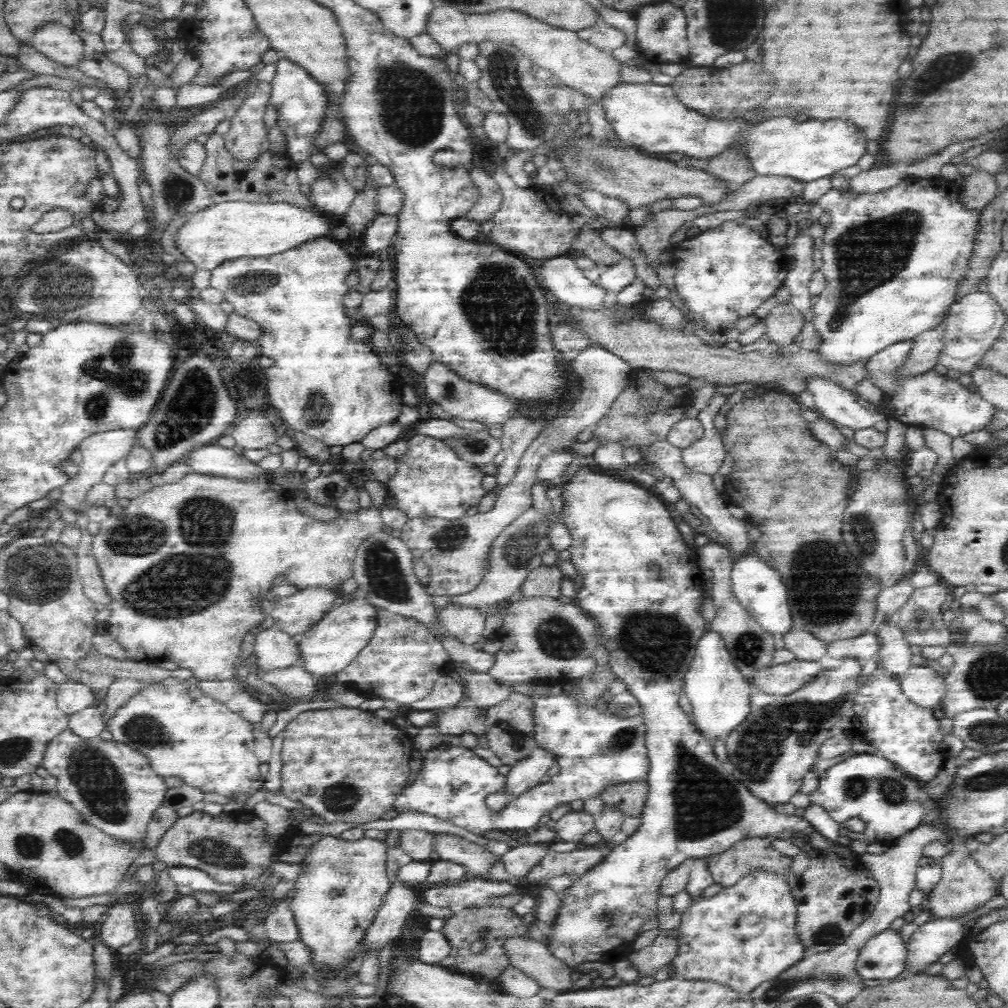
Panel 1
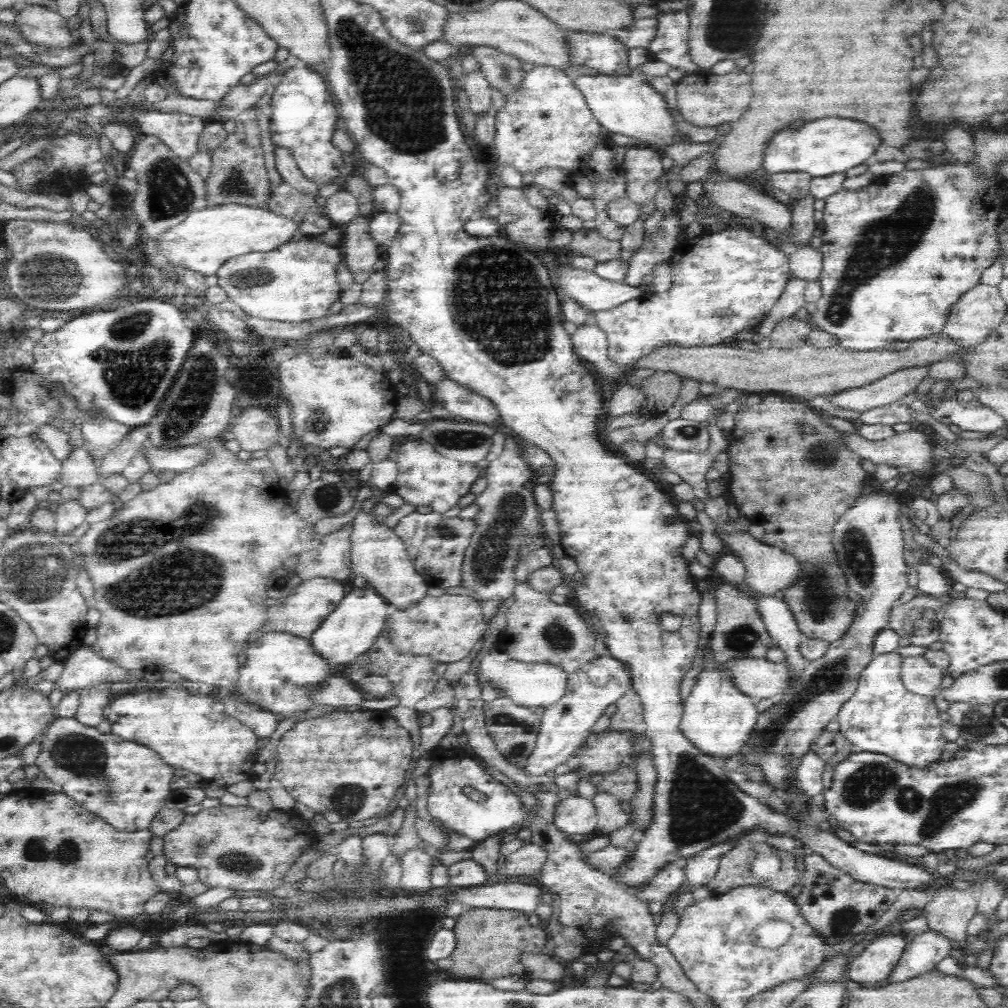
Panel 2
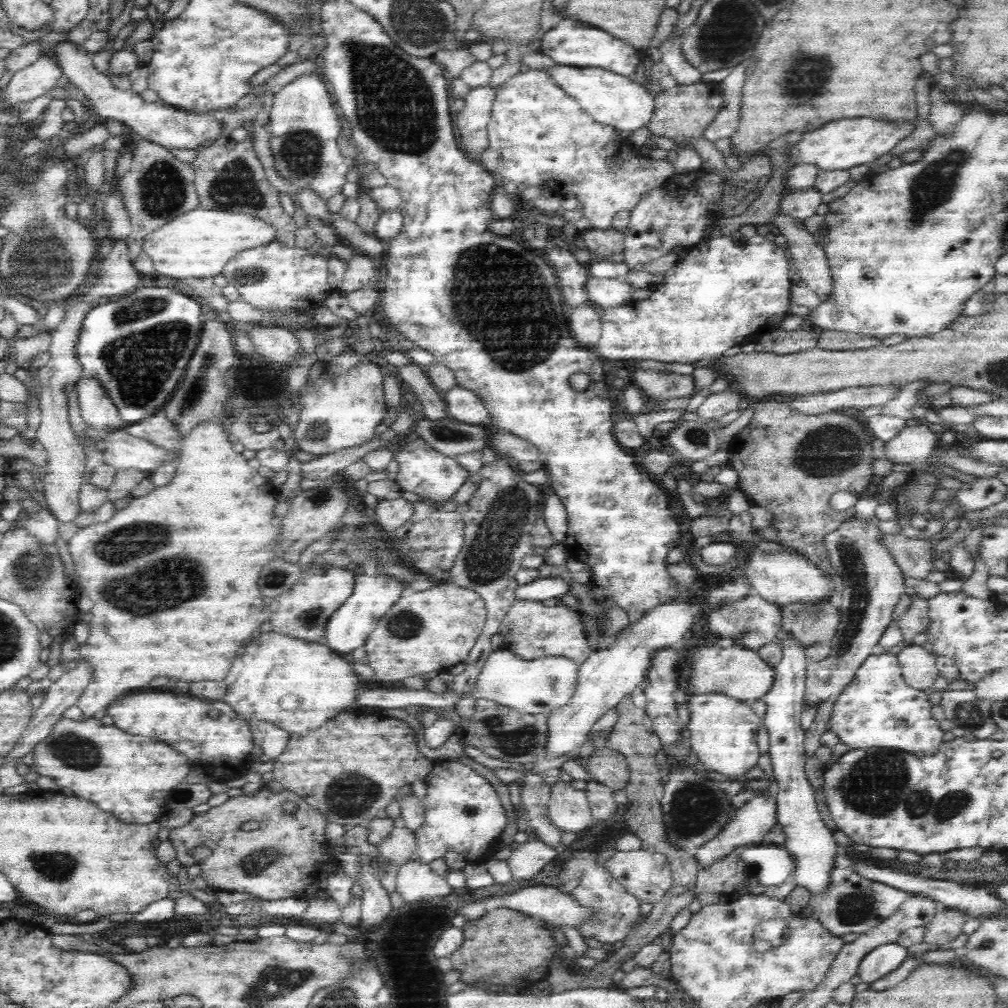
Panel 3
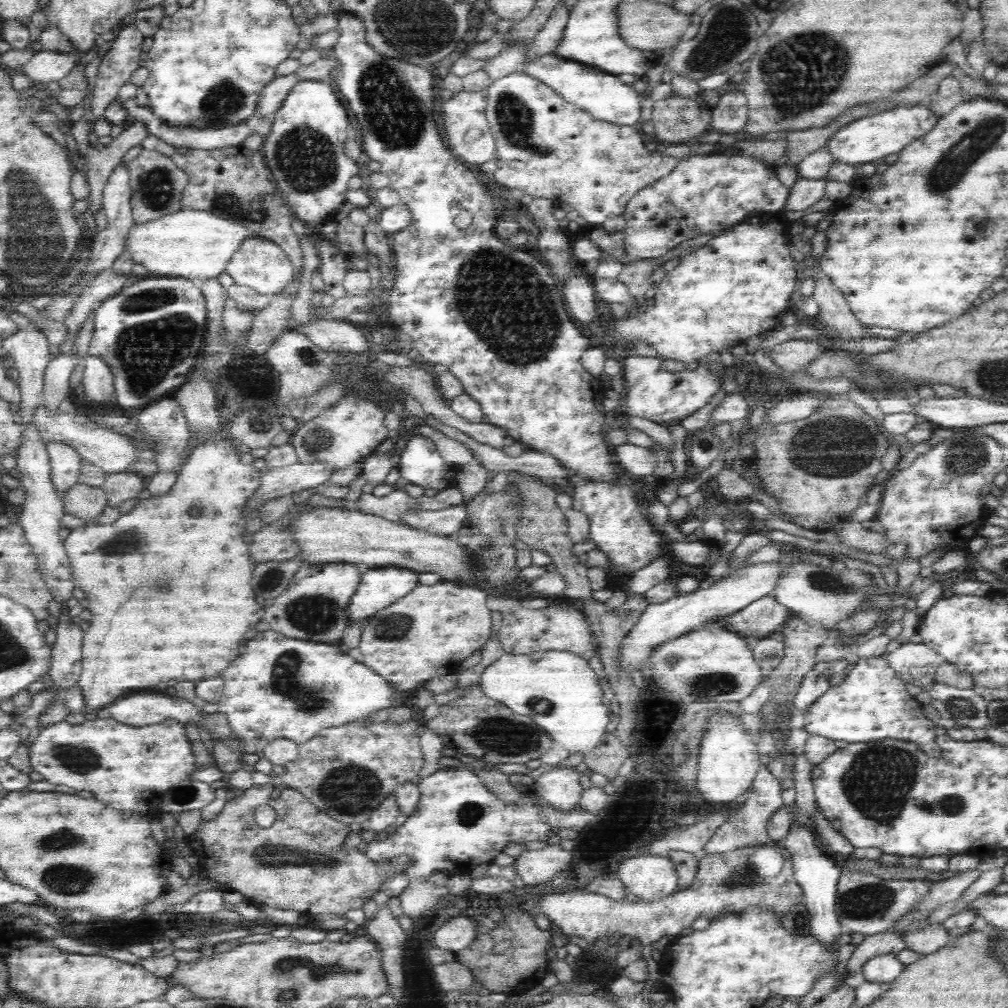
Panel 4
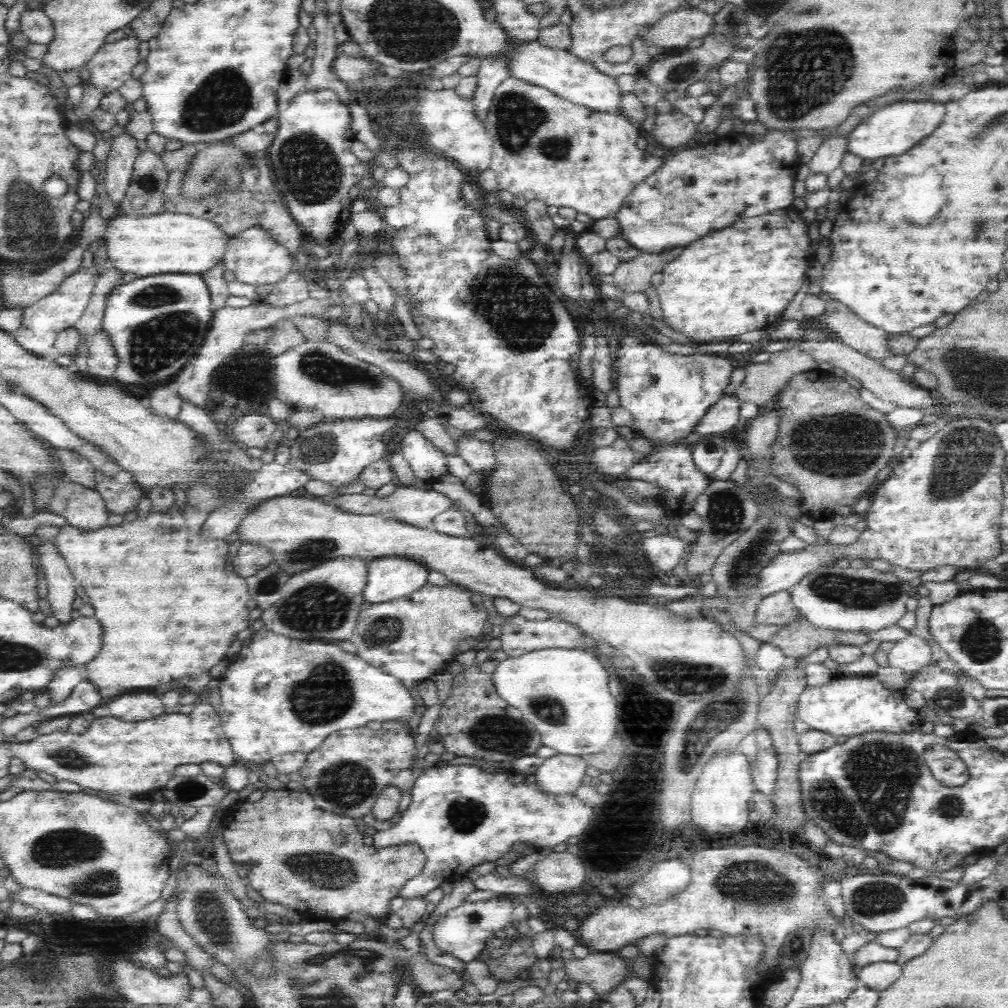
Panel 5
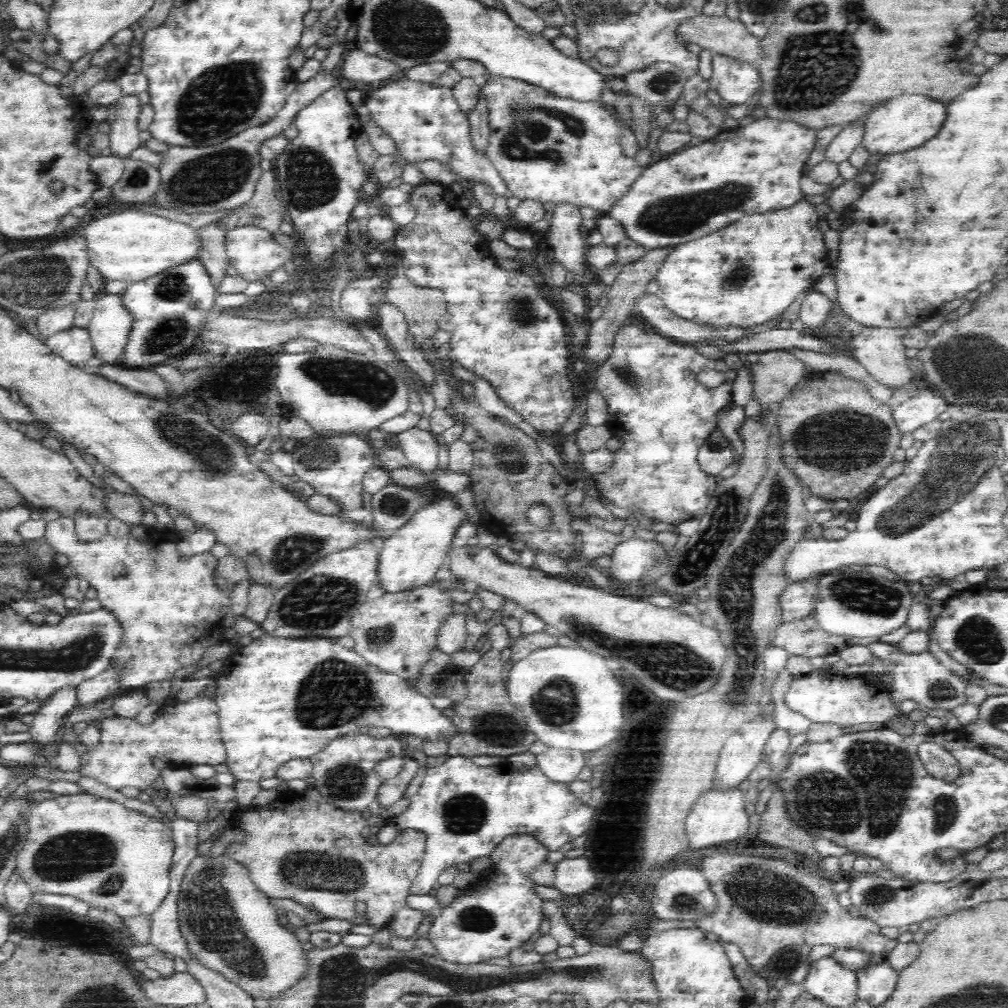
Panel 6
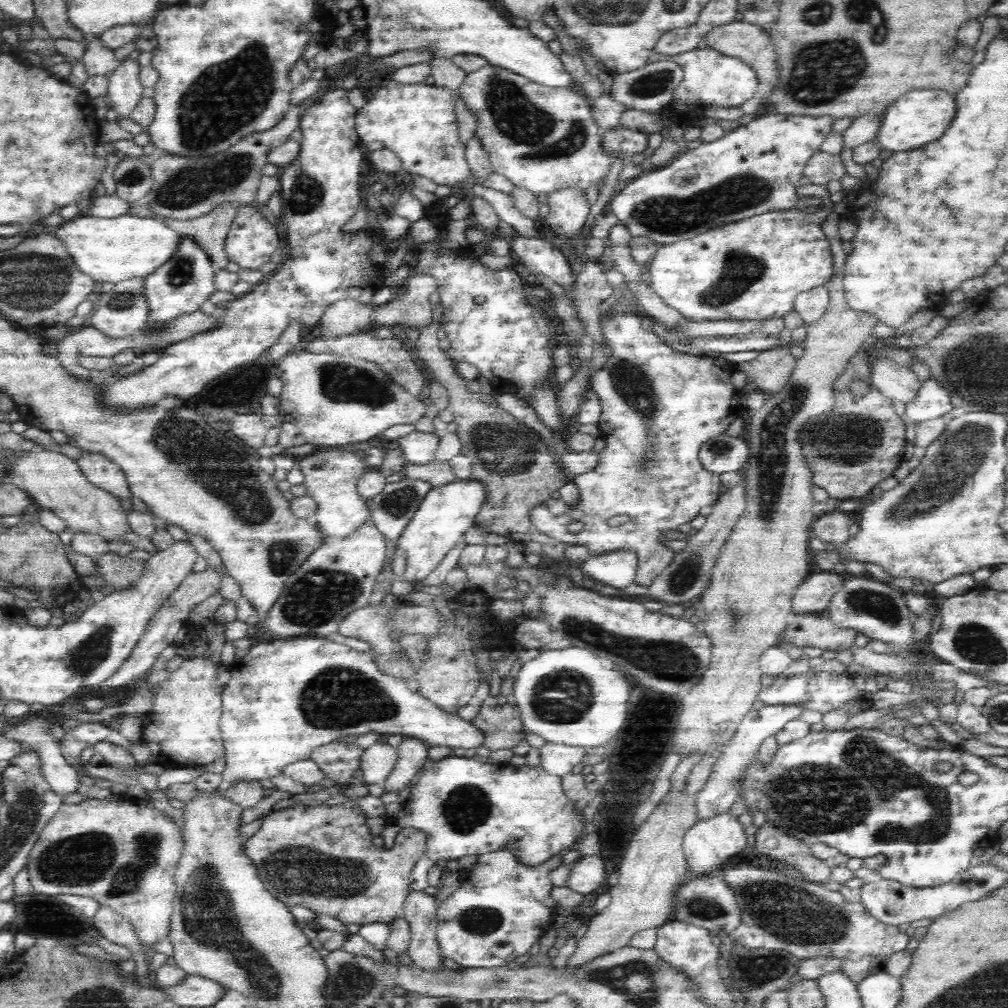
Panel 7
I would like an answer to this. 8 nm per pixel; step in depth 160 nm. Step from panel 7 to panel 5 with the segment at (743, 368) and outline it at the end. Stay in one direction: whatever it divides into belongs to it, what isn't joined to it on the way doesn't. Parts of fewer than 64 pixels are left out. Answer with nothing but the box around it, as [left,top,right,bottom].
[733,343,819,406]

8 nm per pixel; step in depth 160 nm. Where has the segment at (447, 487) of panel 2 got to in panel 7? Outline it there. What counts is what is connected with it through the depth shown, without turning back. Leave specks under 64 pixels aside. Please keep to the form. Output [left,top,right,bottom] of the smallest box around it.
[399,431,439,464]

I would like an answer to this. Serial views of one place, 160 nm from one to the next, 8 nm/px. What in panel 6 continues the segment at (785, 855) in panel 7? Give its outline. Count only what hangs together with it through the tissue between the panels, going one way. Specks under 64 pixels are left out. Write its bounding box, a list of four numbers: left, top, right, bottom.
[757,788,820,864]

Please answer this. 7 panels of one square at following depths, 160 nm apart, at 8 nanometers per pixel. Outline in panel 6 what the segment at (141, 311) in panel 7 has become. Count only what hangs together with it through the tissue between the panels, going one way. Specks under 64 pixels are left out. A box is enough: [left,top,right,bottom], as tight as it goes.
[86,292,133,365]

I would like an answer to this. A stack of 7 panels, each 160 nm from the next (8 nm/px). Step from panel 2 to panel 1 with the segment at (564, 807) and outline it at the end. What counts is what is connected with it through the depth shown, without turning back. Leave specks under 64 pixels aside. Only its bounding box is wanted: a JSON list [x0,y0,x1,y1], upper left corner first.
[554,809,595,846]

